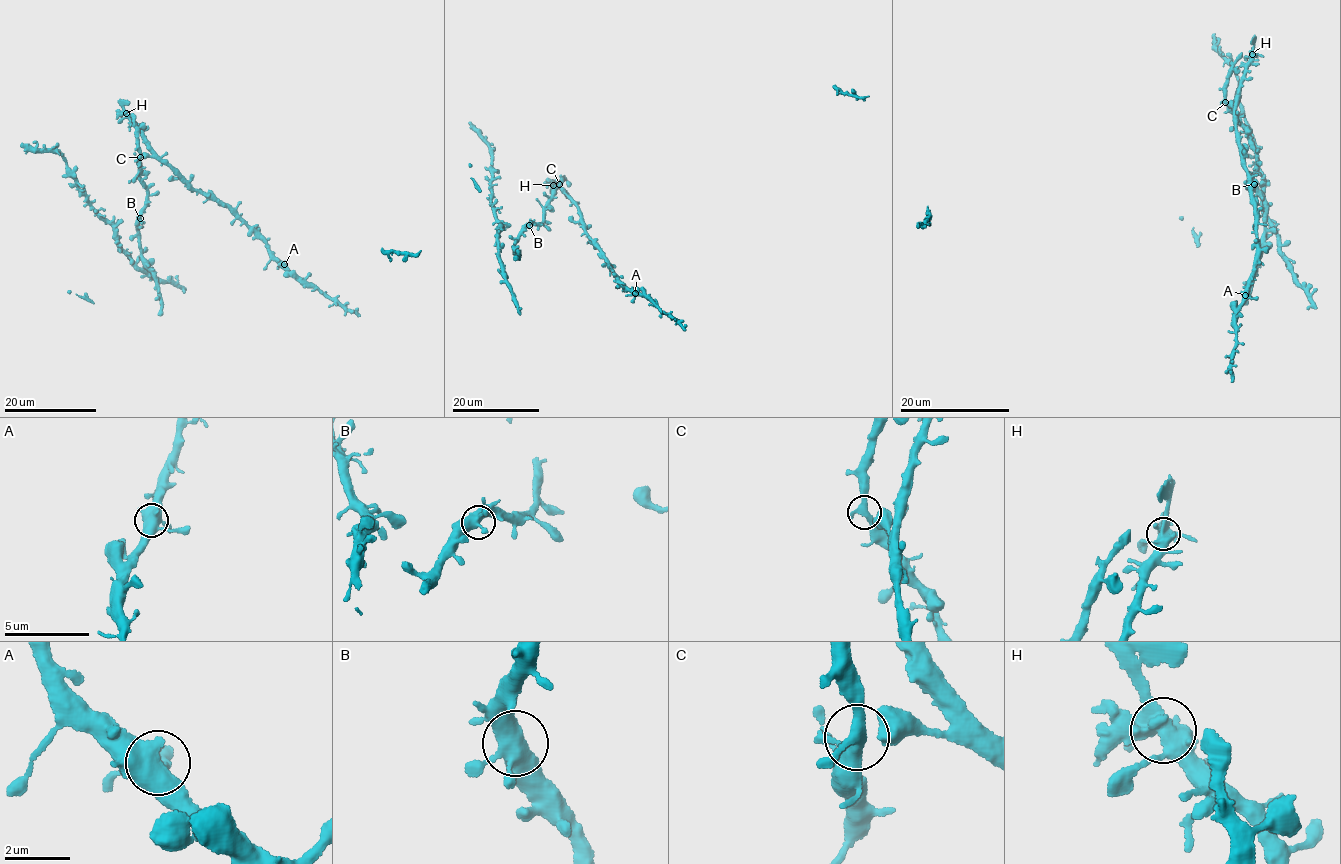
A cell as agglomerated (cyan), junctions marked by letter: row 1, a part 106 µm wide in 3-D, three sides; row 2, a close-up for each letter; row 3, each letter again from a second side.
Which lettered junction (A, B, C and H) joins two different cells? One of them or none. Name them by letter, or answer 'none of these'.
H

